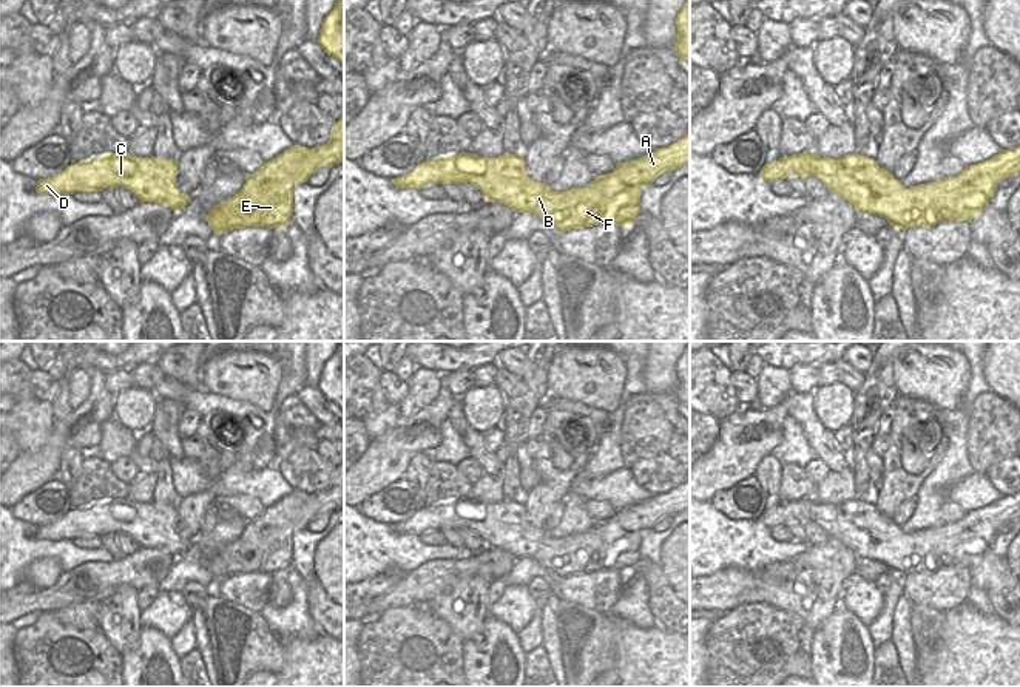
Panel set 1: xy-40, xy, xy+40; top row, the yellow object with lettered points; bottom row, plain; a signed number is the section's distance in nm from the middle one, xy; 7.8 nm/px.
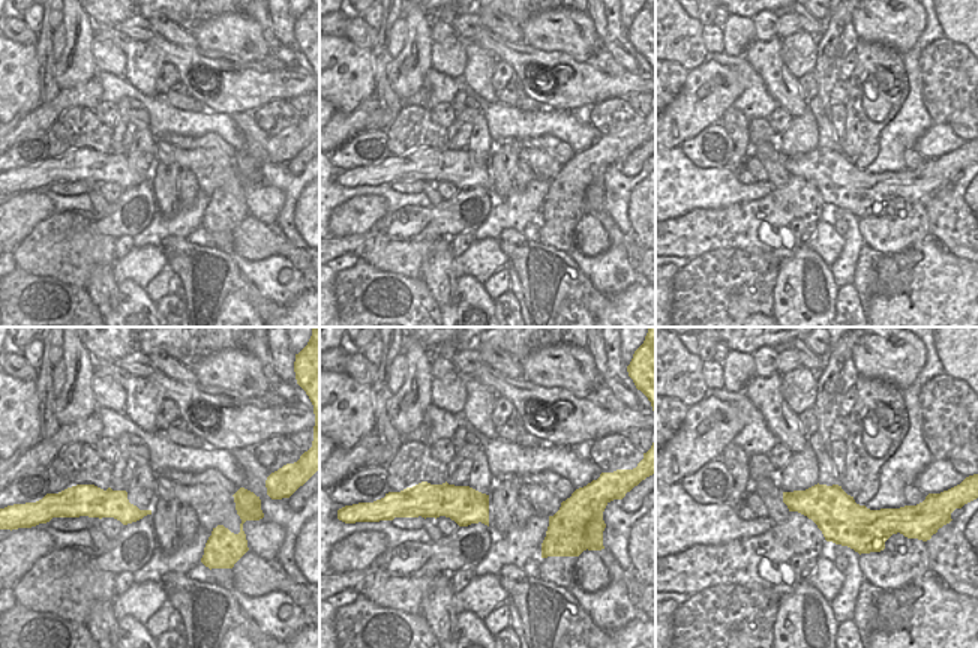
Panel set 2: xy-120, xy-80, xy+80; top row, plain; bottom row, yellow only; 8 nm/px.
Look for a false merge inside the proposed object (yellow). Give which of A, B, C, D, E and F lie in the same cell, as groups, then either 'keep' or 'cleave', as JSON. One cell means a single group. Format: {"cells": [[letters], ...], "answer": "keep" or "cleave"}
{"cells": [["A", "B", "C", "D", "E"], ["F"]], "answer": "cleave"}

